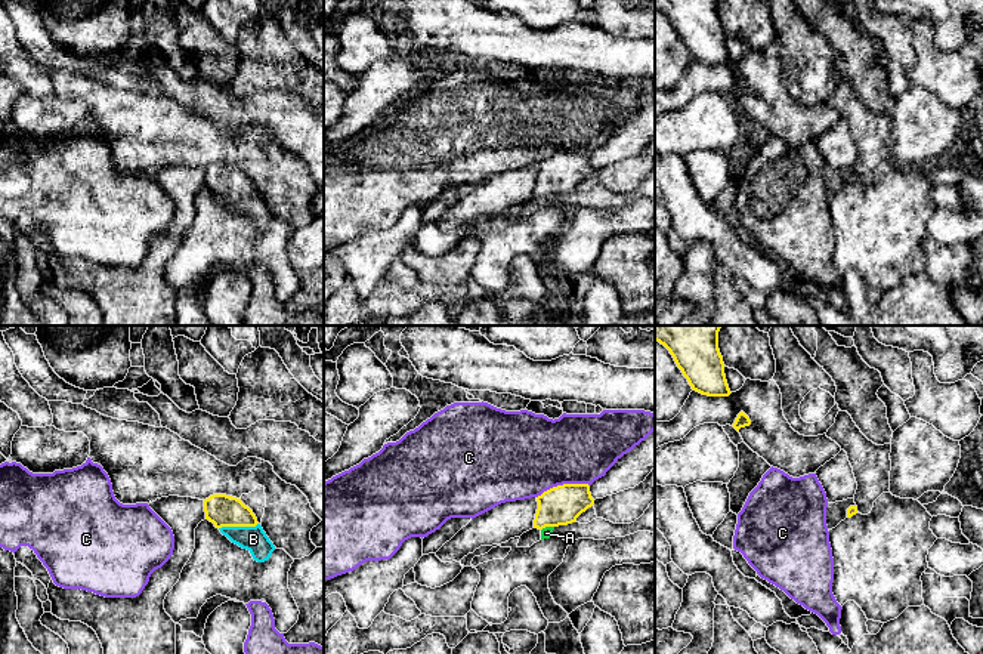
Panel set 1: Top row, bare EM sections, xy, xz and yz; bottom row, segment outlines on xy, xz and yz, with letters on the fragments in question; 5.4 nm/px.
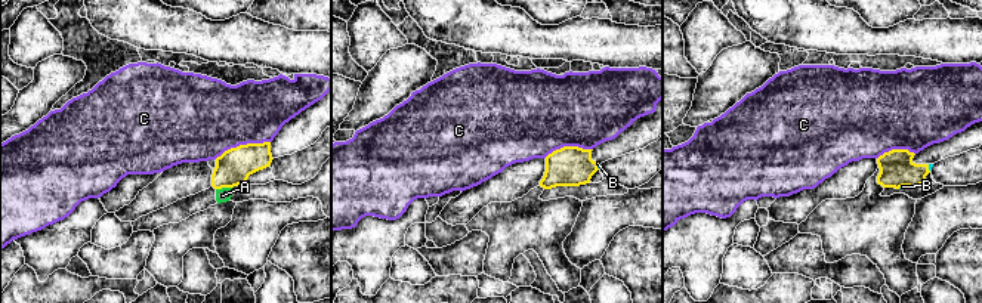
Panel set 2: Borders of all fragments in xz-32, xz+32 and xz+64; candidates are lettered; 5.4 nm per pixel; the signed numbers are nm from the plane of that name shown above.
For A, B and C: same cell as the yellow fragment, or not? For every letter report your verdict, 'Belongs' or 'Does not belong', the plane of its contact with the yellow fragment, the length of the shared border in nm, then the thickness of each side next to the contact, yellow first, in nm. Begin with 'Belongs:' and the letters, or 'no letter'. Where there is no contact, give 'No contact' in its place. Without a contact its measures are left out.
Belongs: B
A: Does not belong. Touches yellow in xz. Shared border 80 nm. Thickness 220 nm (yellow) against 60 nm
B: Belongs. Touches yellow in xy. Shared border 220 nm. Thickness 180 nm (yellow) against 140 nm
C: Does not belong. Touches yellow in xz. Shared border 300 nm. Thickness 220 nm (yellow) against 440 nm

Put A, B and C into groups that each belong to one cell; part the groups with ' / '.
A / B / C

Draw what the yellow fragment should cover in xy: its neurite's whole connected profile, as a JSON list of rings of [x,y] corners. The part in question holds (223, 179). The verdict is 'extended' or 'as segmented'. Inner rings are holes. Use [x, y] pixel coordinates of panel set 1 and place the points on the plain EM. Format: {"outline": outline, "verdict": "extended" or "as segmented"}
{"outline": [[[213,163],[204,169],[205,188],[214,192],[223,204],[242,218],[247,218],[253,228],[265,231],[275,219],[253,179],[241,167]]], "verdict": "extended"}

